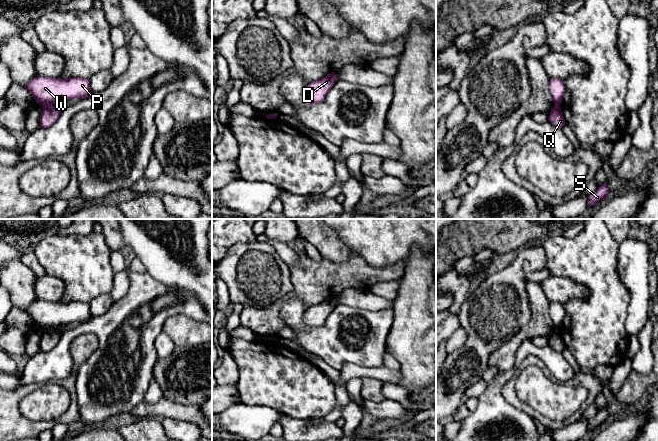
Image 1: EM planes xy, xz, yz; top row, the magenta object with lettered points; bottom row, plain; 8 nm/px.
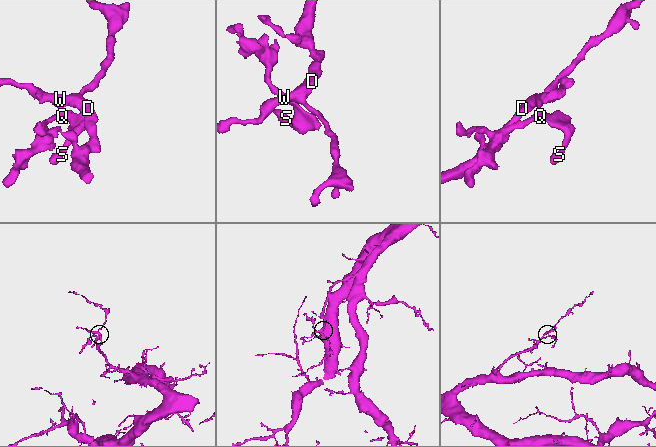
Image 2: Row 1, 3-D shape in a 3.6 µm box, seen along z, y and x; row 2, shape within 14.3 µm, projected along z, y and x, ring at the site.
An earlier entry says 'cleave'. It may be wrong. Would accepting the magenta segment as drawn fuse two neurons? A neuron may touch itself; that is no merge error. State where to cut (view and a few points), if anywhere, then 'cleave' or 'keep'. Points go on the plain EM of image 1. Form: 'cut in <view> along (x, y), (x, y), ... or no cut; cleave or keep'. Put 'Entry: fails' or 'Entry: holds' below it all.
cut in xy along (52, 328), (43, 330); cleave
Entry: holds

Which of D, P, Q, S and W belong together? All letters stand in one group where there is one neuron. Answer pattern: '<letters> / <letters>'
D P W / Q S

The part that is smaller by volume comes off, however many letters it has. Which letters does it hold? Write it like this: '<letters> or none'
Q, S

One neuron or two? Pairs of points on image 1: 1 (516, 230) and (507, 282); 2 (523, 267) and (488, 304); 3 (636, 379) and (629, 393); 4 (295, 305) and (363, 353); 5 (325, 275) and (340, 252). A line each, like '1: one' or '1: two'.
1: two
2: one
3: one
4: one
5: two

